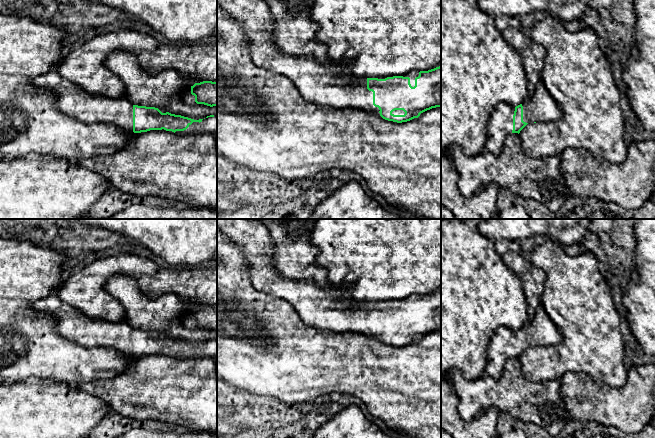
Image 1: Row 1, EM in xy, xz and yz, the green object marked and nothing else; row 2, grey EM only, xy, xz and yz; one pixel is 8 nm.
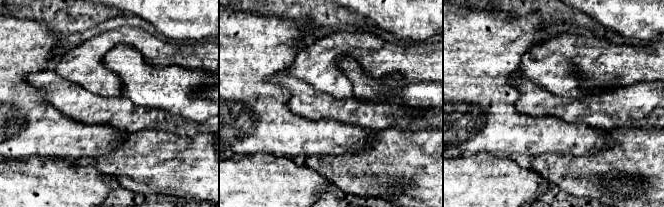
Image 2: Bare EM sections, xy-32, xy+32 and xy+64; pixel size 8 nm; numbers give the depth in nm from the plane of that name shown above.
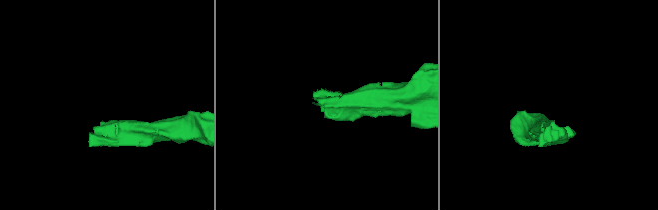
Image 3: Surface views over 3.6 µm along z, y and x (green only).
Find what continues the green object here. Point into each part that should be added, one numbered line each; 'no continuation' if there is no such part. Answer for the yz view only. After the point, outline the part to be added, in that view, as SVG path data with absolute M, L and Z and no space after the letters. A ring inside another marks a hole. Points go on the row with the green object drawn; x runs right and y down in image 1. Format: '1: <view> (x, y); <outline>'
1: yz (499, 126); M506 103L498 104L490 113L486 123L485 151L498 156L505 139L513 130L515 107Z

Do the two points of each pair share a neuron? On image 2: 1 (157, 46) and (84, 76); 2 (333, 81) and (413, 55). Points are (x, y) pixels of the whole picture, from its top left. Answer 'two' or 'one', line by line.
1: one
2: one

